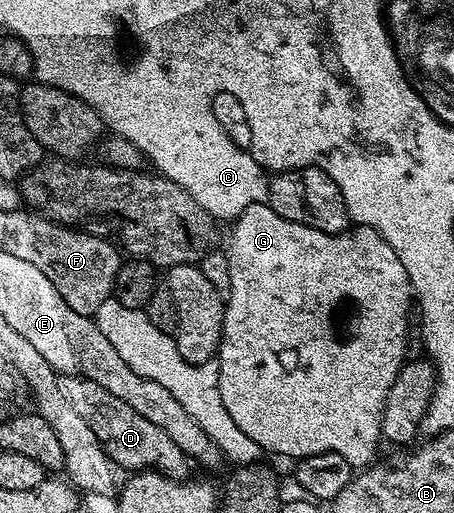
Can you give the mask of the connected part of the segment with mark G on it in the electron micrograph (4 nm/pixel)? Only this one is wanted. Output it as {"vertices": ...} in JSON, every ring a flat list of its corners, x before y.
{"vertices":[[267,203,248,206,233,221,232,227,234,233,230,236,228,247,232,286,230,295,224,300,226,313,216,357,220,370,220,398,224,398,224,407,228,409,228,414,232,414,236,426,248,434,251,445,259,444,270,452,293,458,339,452,348,458,351,468,361,470,367,467,377,457,374,455,382,440,382,411,386,409,388,390,404,363,402,355,406,352,406,319,410,316,410,308,412,312,410,279,400,258,396,258,396,250,392,250,380,233,371,228,351,226,344,232,328,234,300,226,300,222,288,222,288,218,280,218,280,214,276,214,276,210,272,210]]}

